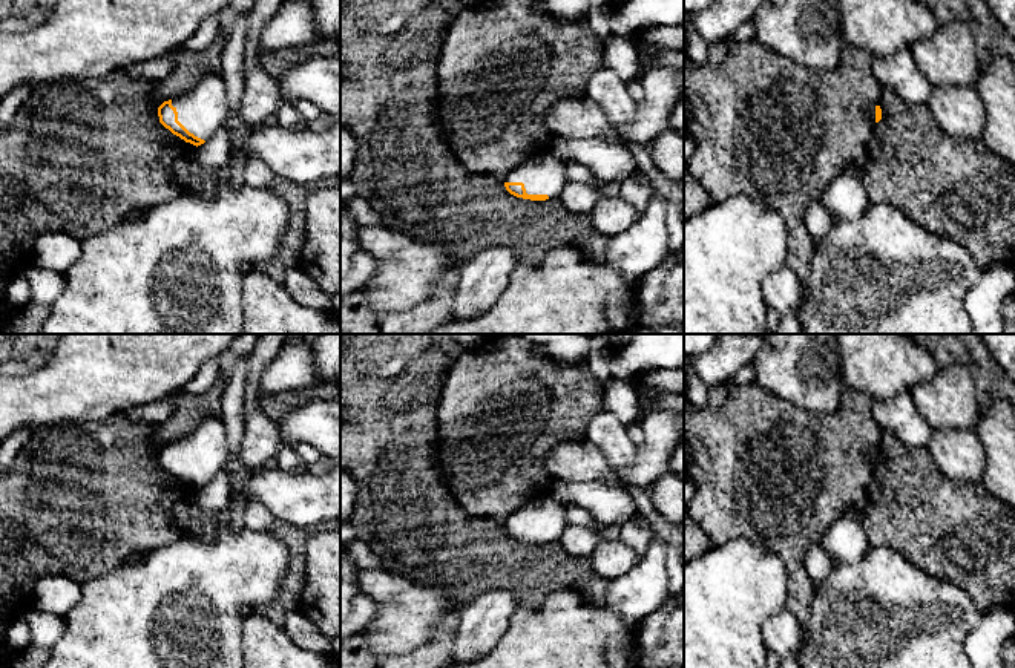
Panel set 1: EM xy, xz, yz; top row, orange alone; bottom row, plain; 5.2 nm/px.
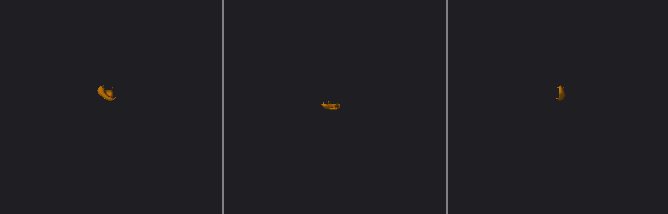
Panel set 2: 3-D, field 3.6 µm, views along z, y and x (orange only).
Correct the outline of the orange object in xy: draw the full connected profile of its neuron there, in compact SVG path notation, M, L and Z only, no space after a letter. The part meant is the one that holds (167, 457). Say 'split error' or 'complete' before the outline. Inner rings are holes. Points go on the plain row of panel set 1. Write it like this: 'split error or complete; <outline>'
split error; M219 417L204 420L190 435L158 450L159 466L196 490L224 469L227 455L225 426Z

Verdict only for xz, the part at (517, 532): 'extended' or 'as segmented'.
extended

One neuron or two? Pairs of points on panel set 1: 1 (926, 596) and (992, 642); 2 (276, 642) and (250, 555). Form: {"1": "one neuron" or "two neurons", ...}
{"1": "two neurons", "2": "two neurons"}

